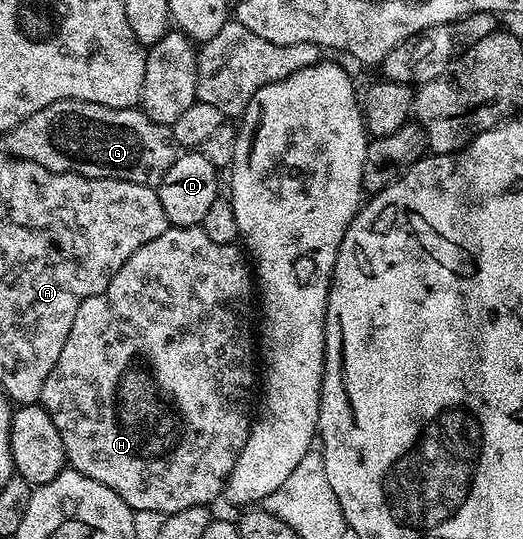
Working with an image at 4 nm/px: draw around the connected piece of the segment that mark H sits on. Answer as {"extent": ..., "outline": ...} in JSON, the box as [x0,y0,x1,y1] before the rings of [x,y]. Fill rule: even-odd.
{"extent":[40,226,256,516],"outline":[[[167,226],[160,237],[140,245],[140,249],[136,249],[136,253],[132,253],[132,257],[120,265],[116,277],[108,281],[108,289],[88,297],[80,309],[76,309],[72,329],[68,329],[68,341],[64,341],[64,350],[60,352],[52,373],[48,373],[48,381],[44,381],[40,406],[46,410],[48,417],[52,417],[52,425],[56,425],[60,441],[64,441],[67,464],[73,470],[84,473],[84,477],[92,477],[92,481],[108,485],[108,489],[121,497],[133,512],[152,509],[168,516],[180,513],[180,509],[210,507],[213,499],[221,500],[228,477],[240,457],[240,449],[244,449],[244,441],[248,441],[252,422],[250,390],[256,387],[256,331],[250,328],[250,302],[253,299],[255,302],[256,283],[243,248],[234,243],[212,241],[212,237],[208,237],[201,226]]]}

